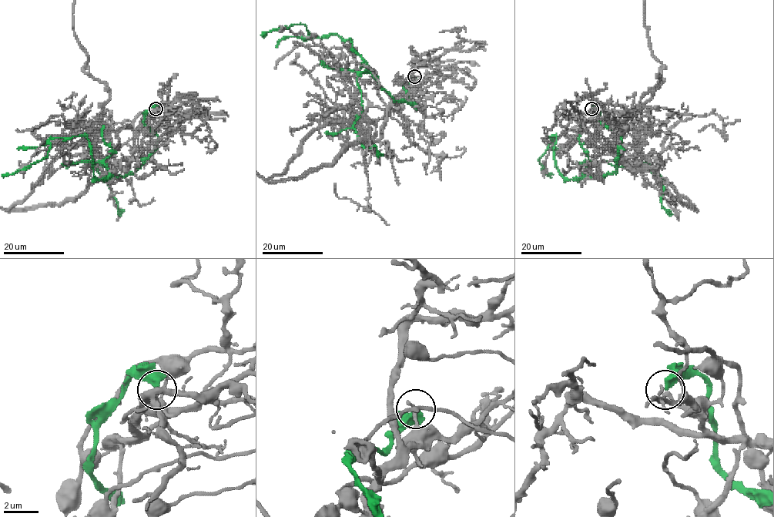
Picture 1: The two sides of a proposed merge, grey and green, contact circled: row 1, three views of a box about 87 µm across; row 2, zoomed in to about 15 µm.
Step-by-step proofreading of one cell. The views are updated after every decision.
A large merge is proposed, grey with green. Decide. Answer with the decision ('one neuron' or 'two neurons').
two neurons

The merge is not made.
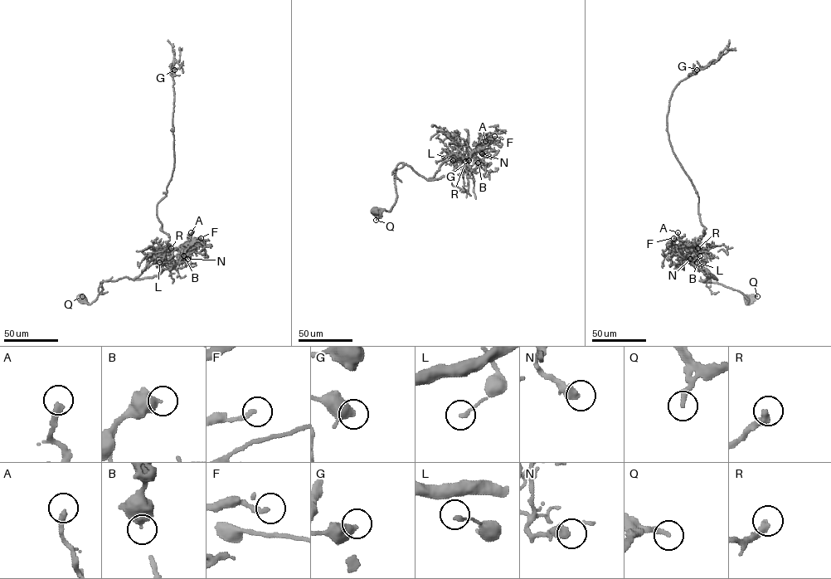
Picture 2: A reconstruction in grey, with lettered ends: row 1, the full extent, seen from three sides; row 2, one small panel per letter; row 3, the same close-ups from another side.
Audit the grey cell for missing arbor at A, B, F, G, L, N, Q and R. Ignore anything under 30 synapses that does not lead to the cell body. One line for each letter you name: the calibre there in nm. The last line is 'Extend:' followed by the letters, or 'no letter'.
Extend: no letter

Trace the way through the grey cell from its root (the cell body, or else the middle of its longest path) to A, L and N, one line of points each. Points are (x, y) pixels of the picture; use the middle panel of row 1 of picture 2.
A: (376, 211), (389, 211), (396, 202), (400, 163), (428, 180), (440, 178), (464, 166), (485, 141)
L: (376, 211), (389, 211), (396, 202), (400, 163), (428, 179), (444, 161), (459, 161), (453, 160)
N: (376, 211), (389, 211), (396, 202), (400, 163), (434, 180), (464, 166), (474, 151), (482, 153)

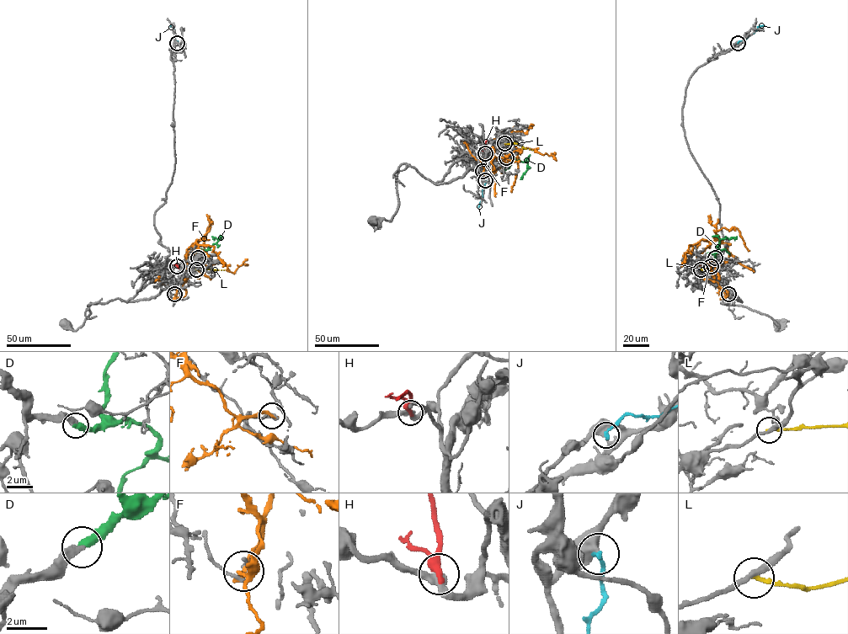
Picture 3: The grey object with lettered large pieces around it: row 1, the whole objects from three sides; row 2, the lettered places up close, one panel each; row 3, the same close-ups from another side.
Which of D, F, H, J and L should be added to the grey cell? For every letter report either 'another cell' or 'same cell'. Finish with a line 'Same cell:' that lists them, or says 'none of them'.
D: same cell
F: another cell
H: another cell
J: another cell
L: another cell
Same cell: D

